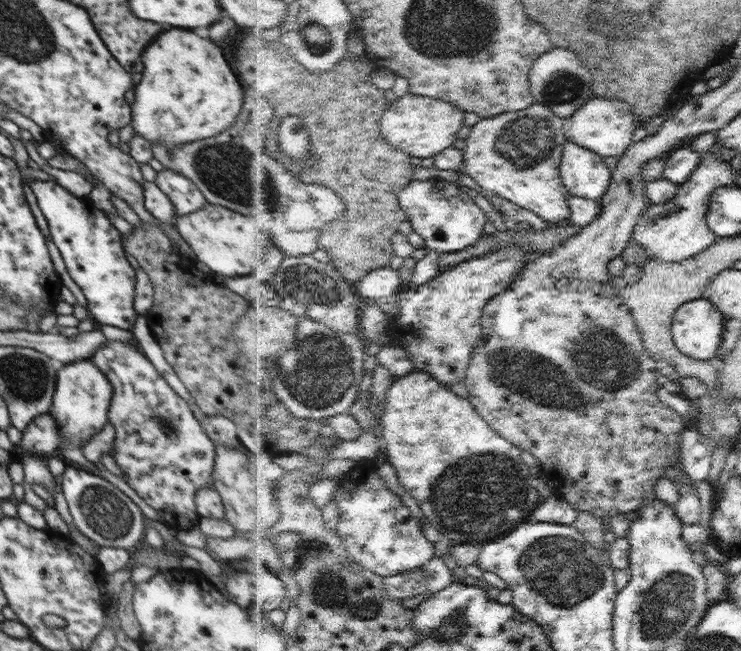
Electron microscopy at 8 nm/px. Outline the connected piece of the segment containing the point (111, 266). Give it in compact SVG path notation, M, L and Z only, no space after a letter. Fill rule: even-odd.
M36 179L29 186L47 220L52 240L61 252L68 273L86 297L91 317L102 325L132 330L138 317L134 310L136 274L126 259L121 233L103 210L94 207L87 199L70 194L56 181Z

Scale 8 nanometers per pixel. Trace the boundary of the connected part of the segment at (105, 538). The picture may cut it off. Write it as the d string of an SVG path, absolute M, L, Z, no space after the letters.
M66 467L62 476L62 490L68 501L72 522L84 537L99 547L131 549L141 546L148 525L140 508L108 480L95 476L83 468Z

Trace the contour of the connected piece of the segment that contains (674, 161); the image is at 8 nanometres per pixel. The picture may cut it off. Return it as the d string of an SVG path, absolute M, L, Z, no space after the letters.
M684 144L674 149L666 160L665 177L681 186L694 176L701 160L702 156L696 152L692 144Z

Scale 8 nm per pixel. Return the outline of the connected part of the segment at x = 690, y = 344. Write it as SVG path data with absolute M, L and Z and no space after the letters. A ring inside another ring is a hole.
M704 297L687 302L676 315L673 333L684 354L712 362L722 342L722 312Z

